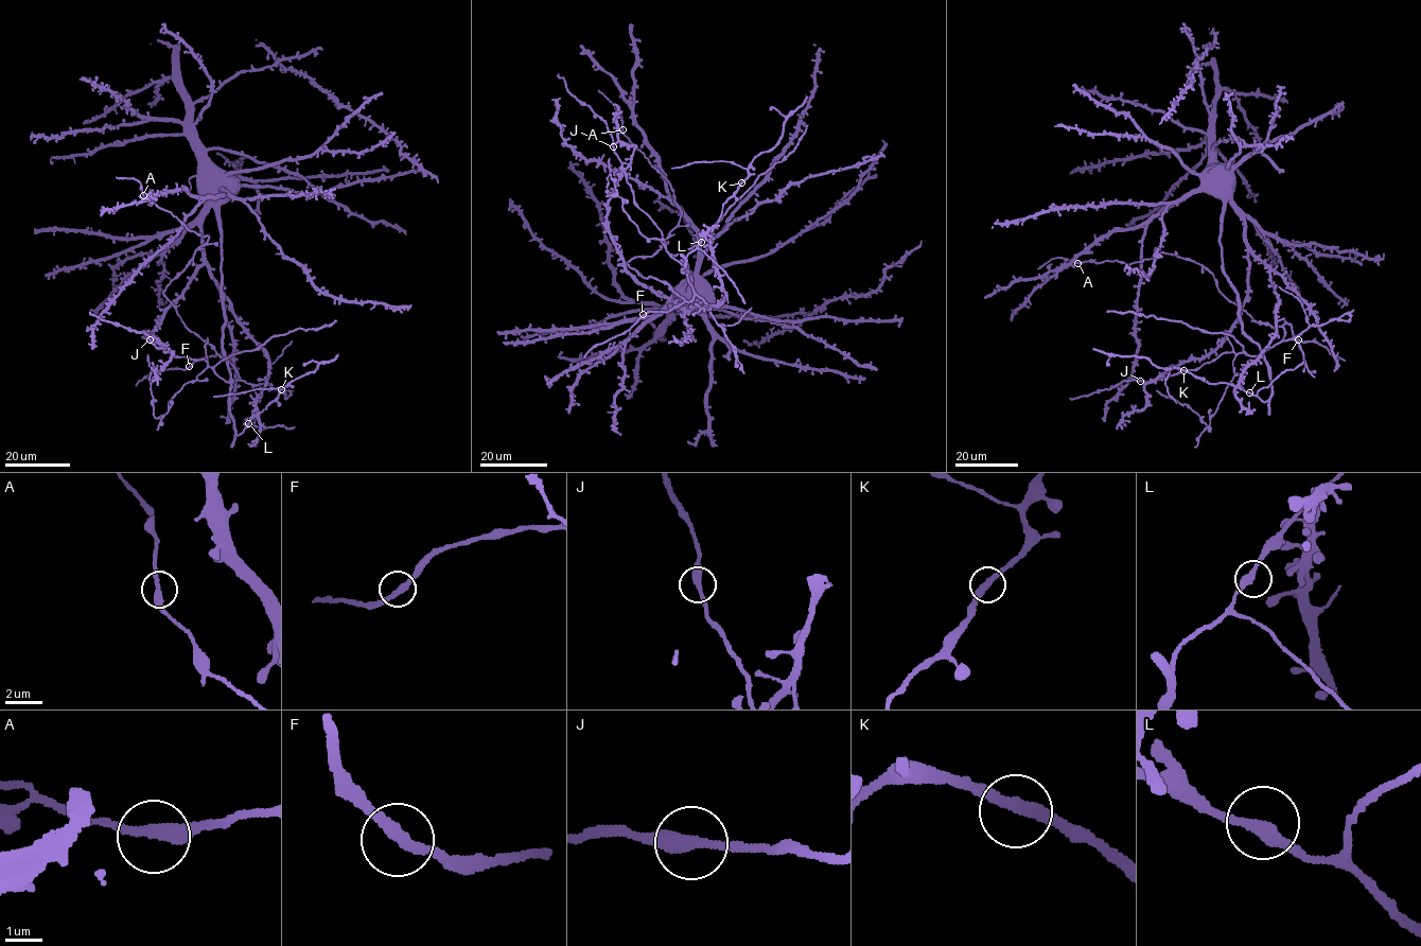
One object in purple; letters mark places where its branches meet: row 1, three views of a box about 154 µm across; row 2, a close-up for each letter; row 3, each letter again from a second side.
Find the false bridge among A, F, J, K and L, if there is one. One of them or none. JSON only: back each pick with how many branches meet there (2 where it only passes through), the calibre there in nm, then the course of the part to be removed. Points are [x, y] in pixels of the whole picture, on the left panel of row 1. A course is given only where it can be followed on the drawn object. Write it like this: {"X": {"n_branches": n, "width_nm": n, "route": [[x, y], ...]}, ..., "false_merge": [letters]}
{"false_merge": []}

